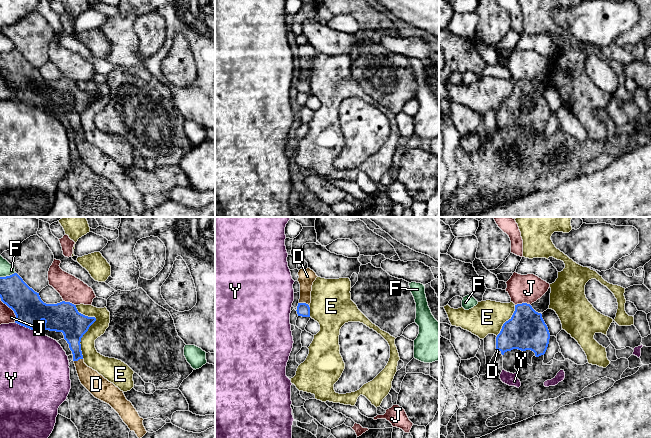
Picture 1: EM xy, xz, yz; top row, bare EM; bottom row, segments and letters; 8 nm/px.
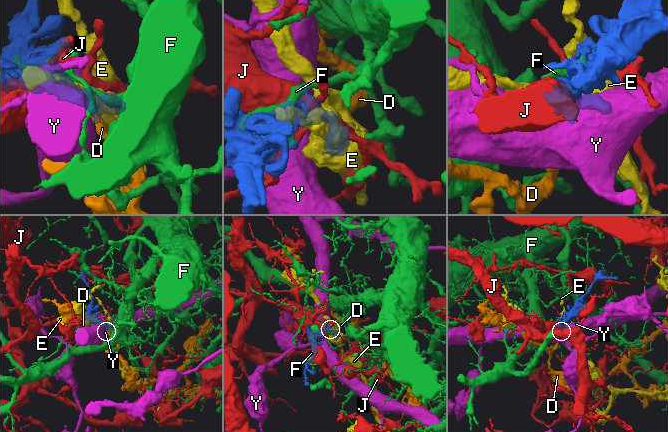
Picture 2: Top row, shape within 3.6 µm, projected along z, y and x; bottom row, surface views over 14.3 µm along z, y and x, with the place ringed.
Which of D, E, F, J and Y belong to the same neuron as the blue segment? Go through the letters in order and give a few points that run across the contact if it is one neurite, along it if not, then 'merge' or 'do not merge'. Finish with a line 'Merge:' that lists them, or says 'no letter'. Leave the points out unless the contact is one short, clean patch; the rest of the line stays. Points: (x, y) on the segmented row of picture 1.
D: line xz (303, 309), (305, 303), (307, 276); merge
E: do not merge
F: do not merge
J: do not merge
Y: do not merge
Merge: D

